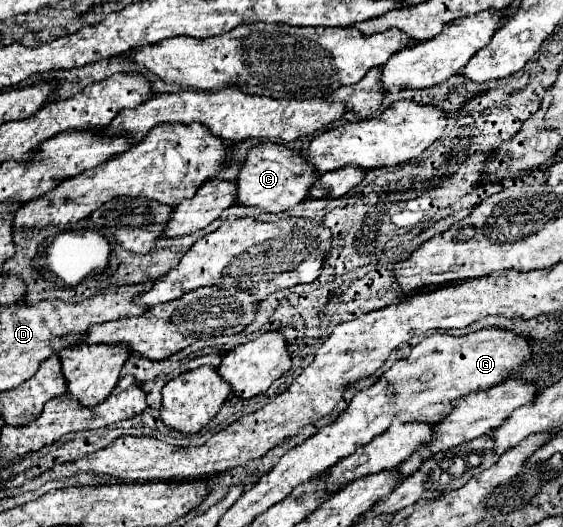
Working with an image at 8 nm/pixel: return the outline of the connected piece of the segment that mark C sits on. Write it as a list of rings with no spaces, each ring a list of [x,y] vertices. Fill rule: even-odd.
[[[259,143],[249,151],[247,161],[241,167],[241,173],[237,179],[239,183],[237,201],[241,205],[257,207],[263,211],[281,213],[305,201],[309,197],[309,189],[317,179],[319,179],[317,169],[303,159],[301,151],[289,149],[283,143]]]

